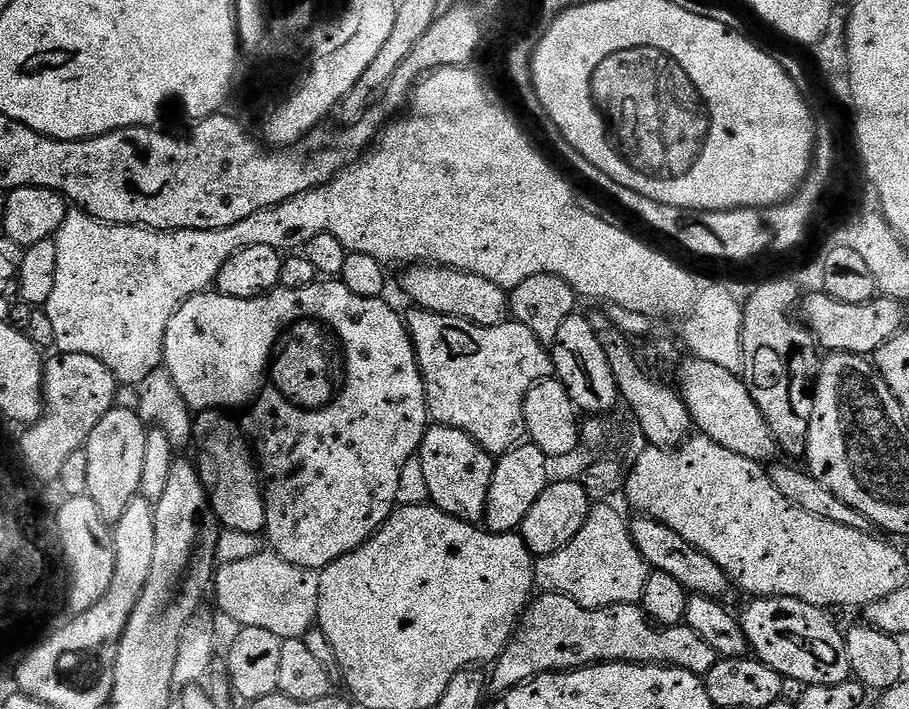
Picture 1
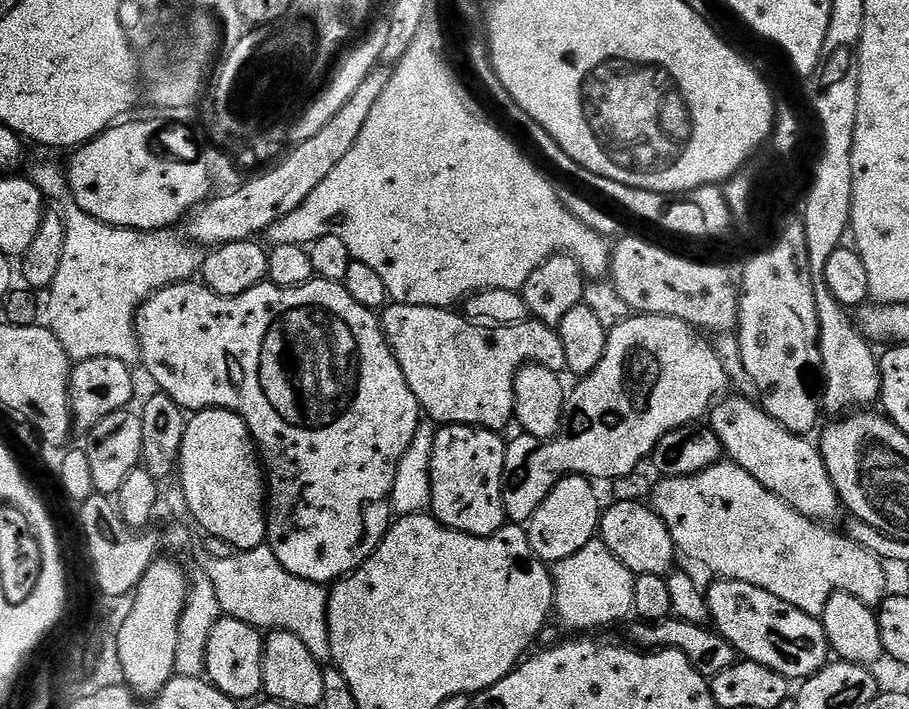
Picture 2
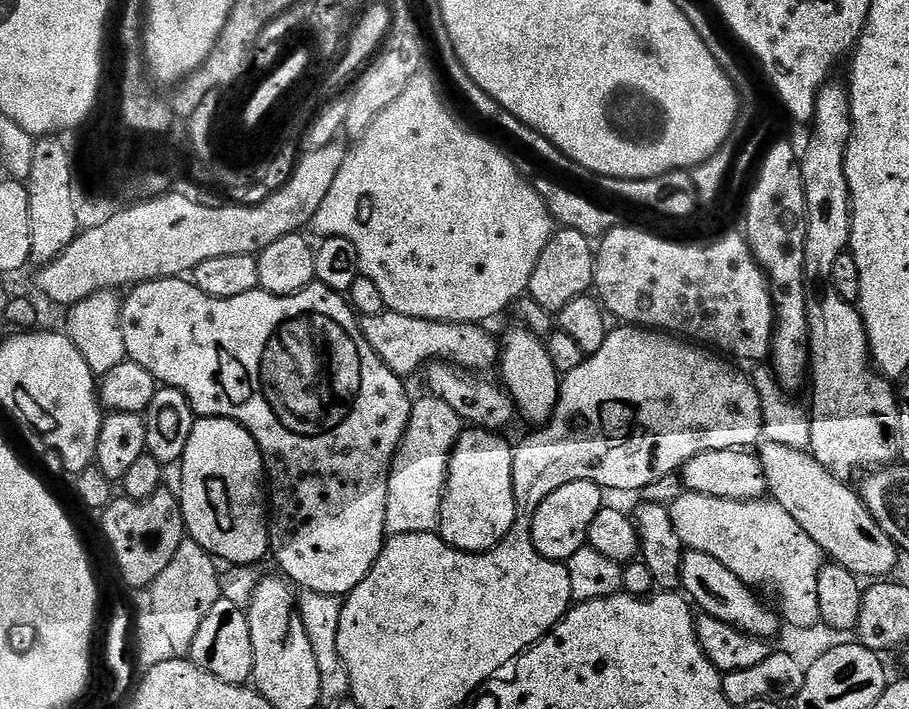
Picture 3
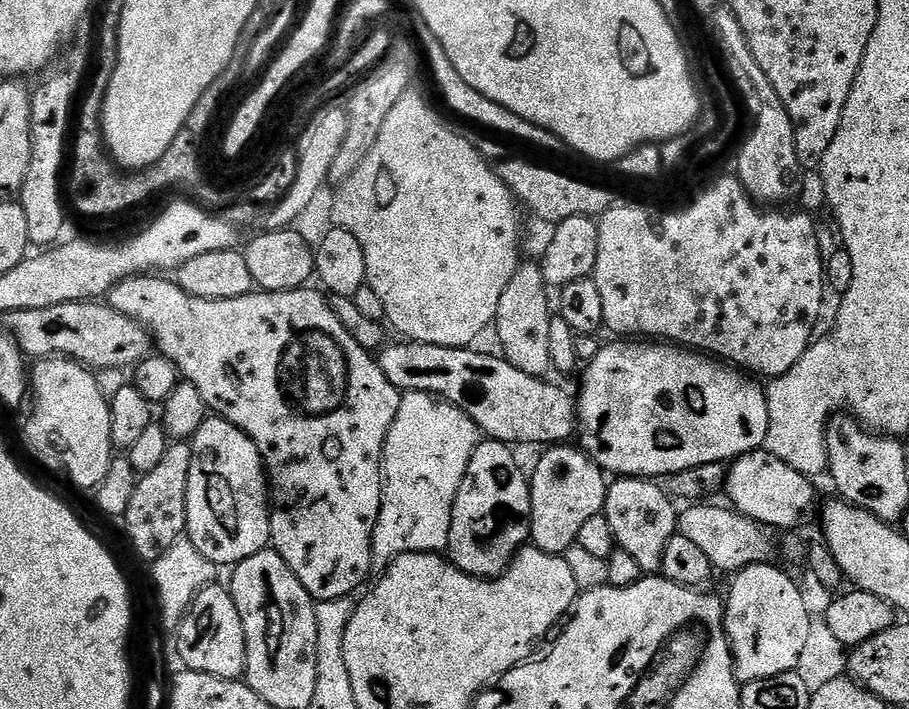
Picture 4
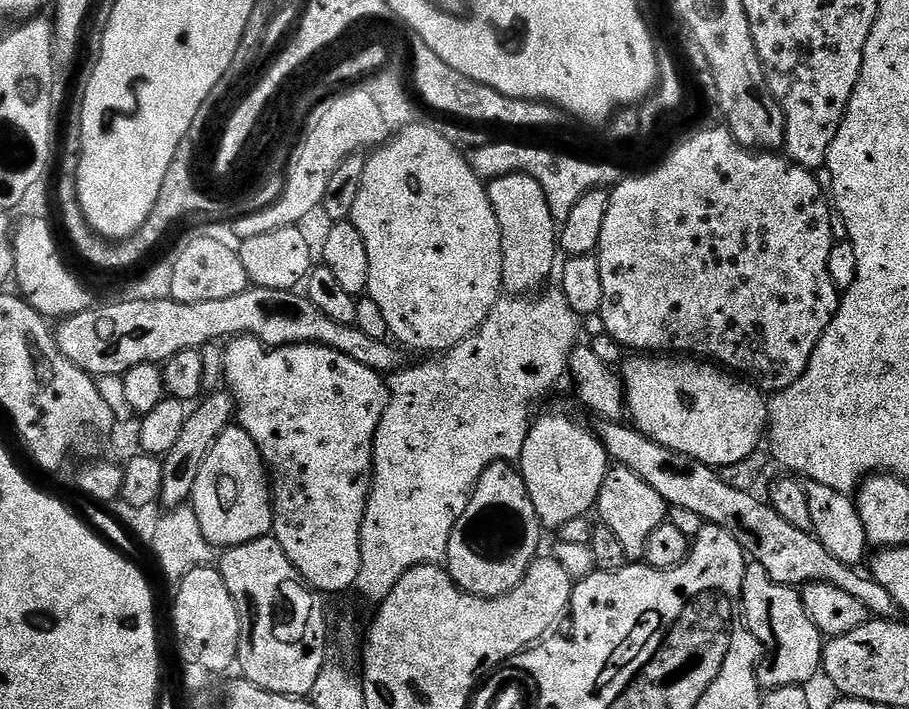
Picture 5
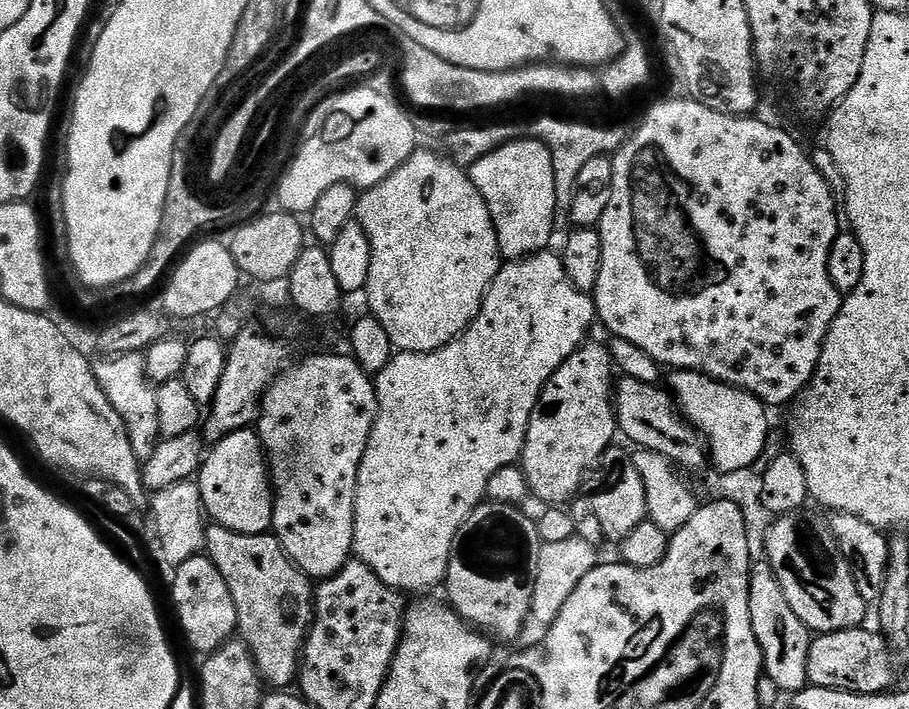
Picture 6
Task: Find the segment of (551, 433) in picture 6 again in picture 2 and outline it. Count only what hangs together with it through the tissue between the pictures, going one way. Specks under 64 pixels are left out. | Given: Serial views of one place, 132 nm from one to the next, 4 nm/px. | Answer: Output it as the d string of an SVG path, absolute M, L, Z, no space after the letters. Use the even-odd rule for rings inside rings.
M566 475L560 479L526 523L528 541L534 554L551 566L570 554L578 554L582 546L597 539L600 530L602 503L592 489L593 481L586 476Z

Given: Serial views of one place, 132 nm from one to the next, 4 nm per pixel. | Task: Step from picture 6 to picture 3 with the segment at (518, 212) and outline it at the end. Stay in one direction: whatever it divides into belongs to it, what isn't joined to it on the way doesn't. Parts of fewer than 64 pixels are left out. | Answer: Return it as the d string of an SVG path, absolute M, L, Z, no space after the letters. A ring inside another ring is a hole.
M515 326L502 336L502 347L498 361L499 379L502 381L512 400L516 403L521 417L525 416L532 426L544 426L555 414L559 402L562 373L554 366L554 358L550 358L548 345L541 337L524 326Z

